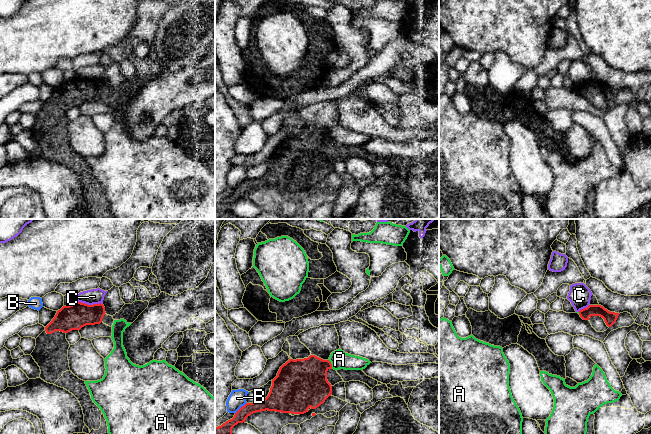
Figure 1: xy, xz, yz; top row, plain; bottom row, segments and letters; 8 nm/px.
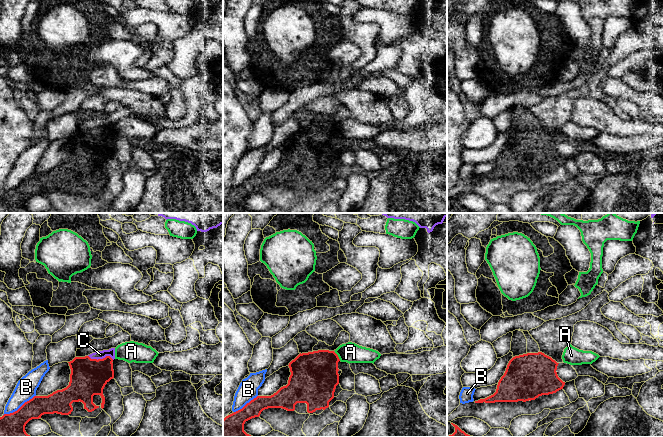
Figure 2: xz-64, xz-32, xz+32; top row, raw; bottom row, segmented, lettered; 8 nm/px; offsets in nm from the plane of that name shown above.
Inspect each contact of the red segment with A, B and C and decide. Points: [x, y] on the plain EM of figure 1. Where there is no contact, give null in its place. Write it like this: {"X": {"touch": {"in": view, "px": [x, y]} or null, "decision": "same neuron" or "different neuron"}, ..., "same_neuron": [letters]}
{"A": {"touch": {"in": "xz", "px": [331, 140]}, "decision": "different neuron"}, "B": {"touch": {"in": "xz", "px": [240, 184]}, "decision": "different neuron"}, "C": {"touch": {"in": "xy", "px": [90, 81]}, "decision": "different neuron"}, "same_neuron": []}

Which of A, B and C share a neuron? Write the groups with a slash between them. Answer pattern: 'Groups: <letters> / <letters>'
Groups: A / B / C

